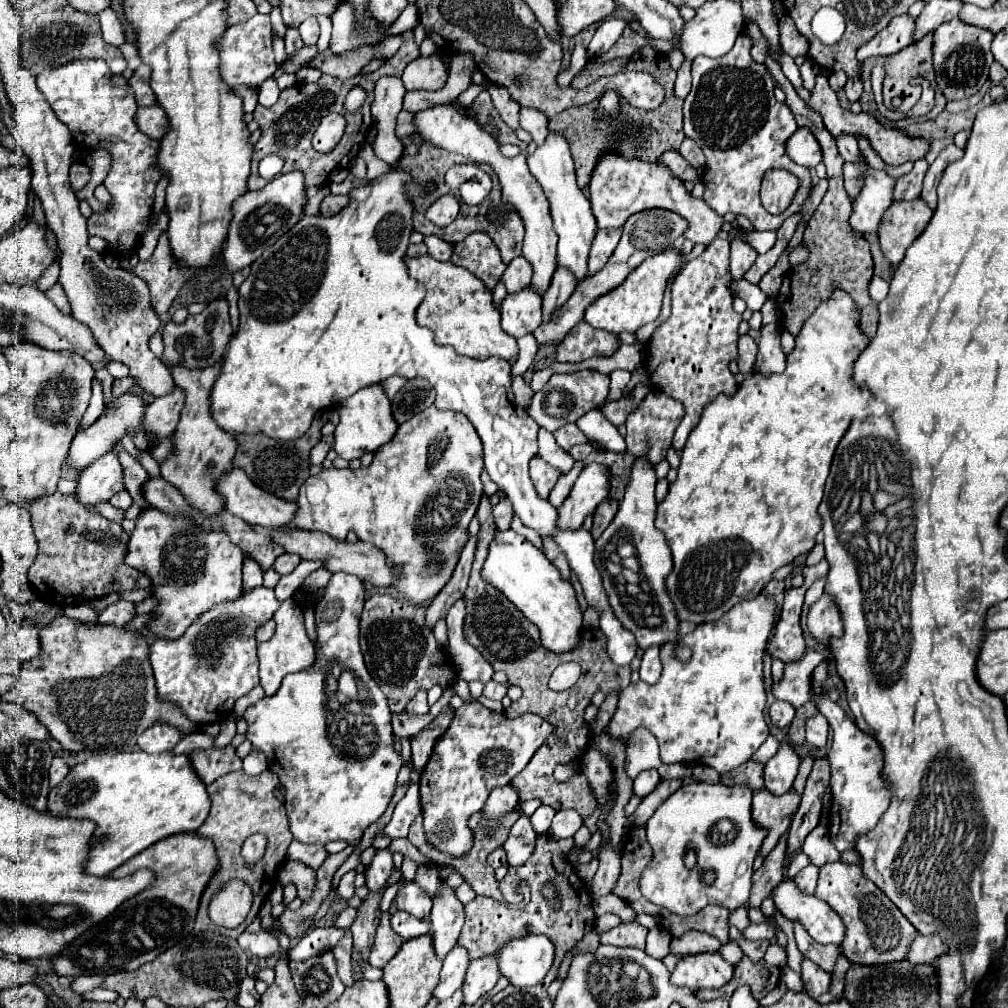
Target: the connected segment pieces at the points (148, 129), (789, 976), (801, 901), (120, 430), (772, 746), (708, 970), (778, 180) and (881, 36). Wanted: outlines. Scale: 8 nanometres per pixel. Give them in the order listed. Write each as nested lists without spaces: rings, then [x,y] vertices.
[[[161,106],[139,108],[135,114],[135,120],[137,120],[139,130],[155,140],[161,140],[169,130],[169,120],[167,120],[167,114],[163,112]]]
[[[789,966],[781,968],[781,980],[787,984],[789,990],[795,990],[795,992],[803,990],[803,980],[801,980],[801,976],[799,976],[797,972],[793,972]]]
[[[787,878],[773,890],[773,900],[775,908],[779,908],[783,916],[789,920],[799,920],[819,944],[843,944],[843,920],[827,902],[799,892]]]
[[[123,392],[121,396],[111,396],[111,402],[105,406],[105,412],[85,430],[79,430],[71,442],[69,448],[69,456],[67,456],[67,468],[73,472],[83,472],[83,468],[87,468],[87,464],[91,464],[93,460],[97,460],[99,456],[111,452],[115,448],[115,440],[123,440],[123,436],[131,436],[135,438],[135,428],[139,428],[139,424],[143,424],[143,396],[135,394],[135,392]]]
[[[771,734],[771,736],[767,736],[767,740],[759,746],[759,750],[751,756],[751,760],[759,762],[759,764],[765,764],[767,760],[771,760],[771,756],[775,756],[777,750],[779,750],[779,740]]]
[[[717,952],[683,956],[669,976],[671,984],[691,988],[693,992],[703,988],[713,988],[713,990],[721,988],[731,978],[733,978],[733,966],[727,964]]]
[[[769,170],[763,176],[763,184],[761,184],[761,202],[767,208],[767,212],[781,214],[789,206],[797,186],[799,182],[791,172]]]
[[[899,14],[895,20],[889,22],[887,28],[883,28],[875,38],[871,38],[867,44],[863,44],[857,50],[857,58],[863,62],[869,56],[891,56],[899,52],[901,48],[909,46],[915,34],[915,16]]]

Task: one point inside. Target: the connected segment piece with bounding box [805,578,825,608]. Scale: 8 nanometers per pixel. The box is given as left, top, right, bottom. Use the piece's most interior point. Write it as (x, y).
(815, 592)

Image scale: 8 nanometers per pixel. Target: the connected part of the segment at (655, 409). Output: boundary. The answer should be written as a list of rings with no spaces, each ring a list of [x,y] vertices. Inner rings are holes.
[[[651,390],[643,402],[627,414],[625,426],[627,426],[627,434],[625,434],[625,442],[627,442],[627,452],[631,452],[633,456],[645,456],[649,458],[653,464],[659,464],[661,460],[667,458],[667,452],[671,448],[673,442],[673,432],[679,426],[681,418],[683,418],[683,404],[679,404],[677,400]]]

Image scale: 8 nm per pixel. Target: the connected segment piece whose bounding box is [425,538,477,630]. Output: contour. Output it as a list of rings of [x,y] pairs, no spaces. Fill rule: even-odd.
[[[469,538],[469,542],[465,544],[459,564],[449,580],[449,584],[435,596],[435,600],[427,606],[425,612],[425,624],[429,630],[435,628],[435,624],[451,610],[451,606],[463,598],[463,592],[467,588],[467,580],[469,580],[469,572],[471,572],[471,564],[473,564],[473,556],[475,556],[475,542],[477,538]]]

